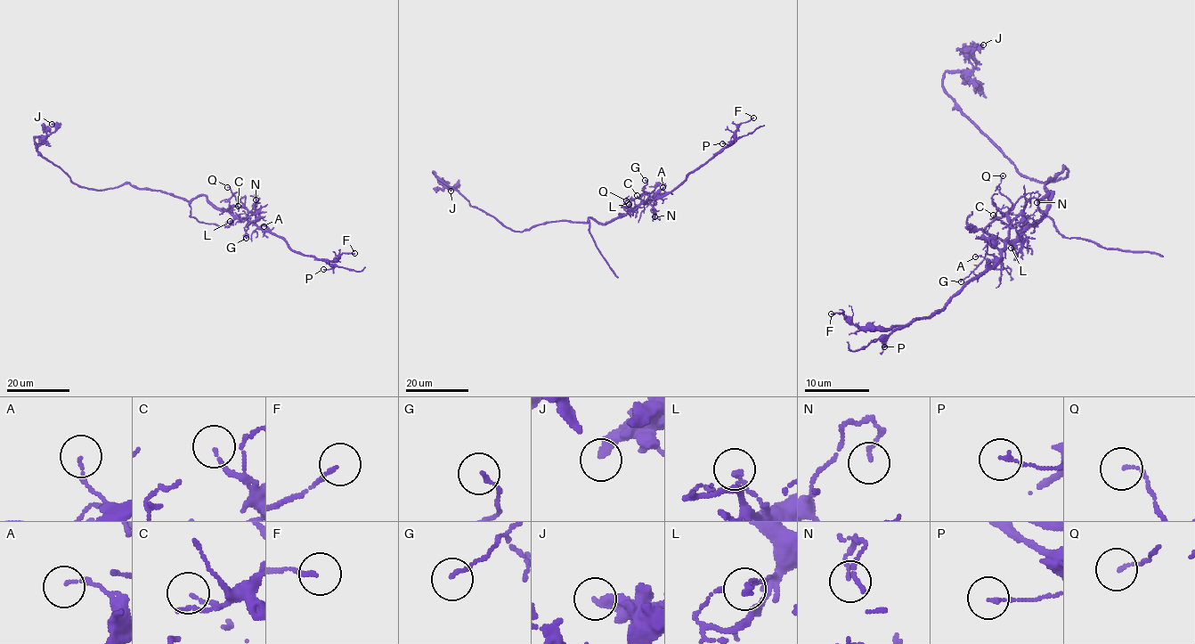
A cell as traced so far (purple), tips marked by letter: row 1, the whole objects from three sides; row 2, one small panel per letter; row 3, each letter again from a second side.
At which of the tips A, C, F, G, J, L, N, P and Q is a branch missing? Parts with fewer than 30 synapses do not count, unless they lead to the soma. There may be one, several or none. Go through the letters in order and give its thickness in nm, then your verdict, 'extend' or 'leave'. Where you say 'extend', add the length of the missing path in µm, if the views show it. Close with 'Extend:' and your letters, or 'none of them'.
A: calibre 120 nm; leave
C: calibre 100 nm; leave
F: calibre 140 nm; leave
G: calibre 110 nm; leave
J: calibre 280 nm; leave
L: calibre 120 nm; leave
N: calibre 110 nm; leave
P: calibre 150 nm; leave
Q: calibre 100 nm; leave
Extend: none of them

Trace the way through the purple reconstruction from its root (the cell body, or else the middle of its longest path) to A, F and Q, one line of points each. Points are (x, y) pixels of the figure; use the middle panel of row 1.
A: (585, 222), (591, 217), (606, 224), (625, 216), (642, 203), (664, 195), (662, 187)
F: (585, 222), (591, 217), (606, 224), (642, 203), (670, 193), (692, 171), (727, 147), (736, 128), (753, 118)
Q: (585, 222), (591, 217), (606, 224), (646, 203), (636, 205), (631, 198), (626, 200)

